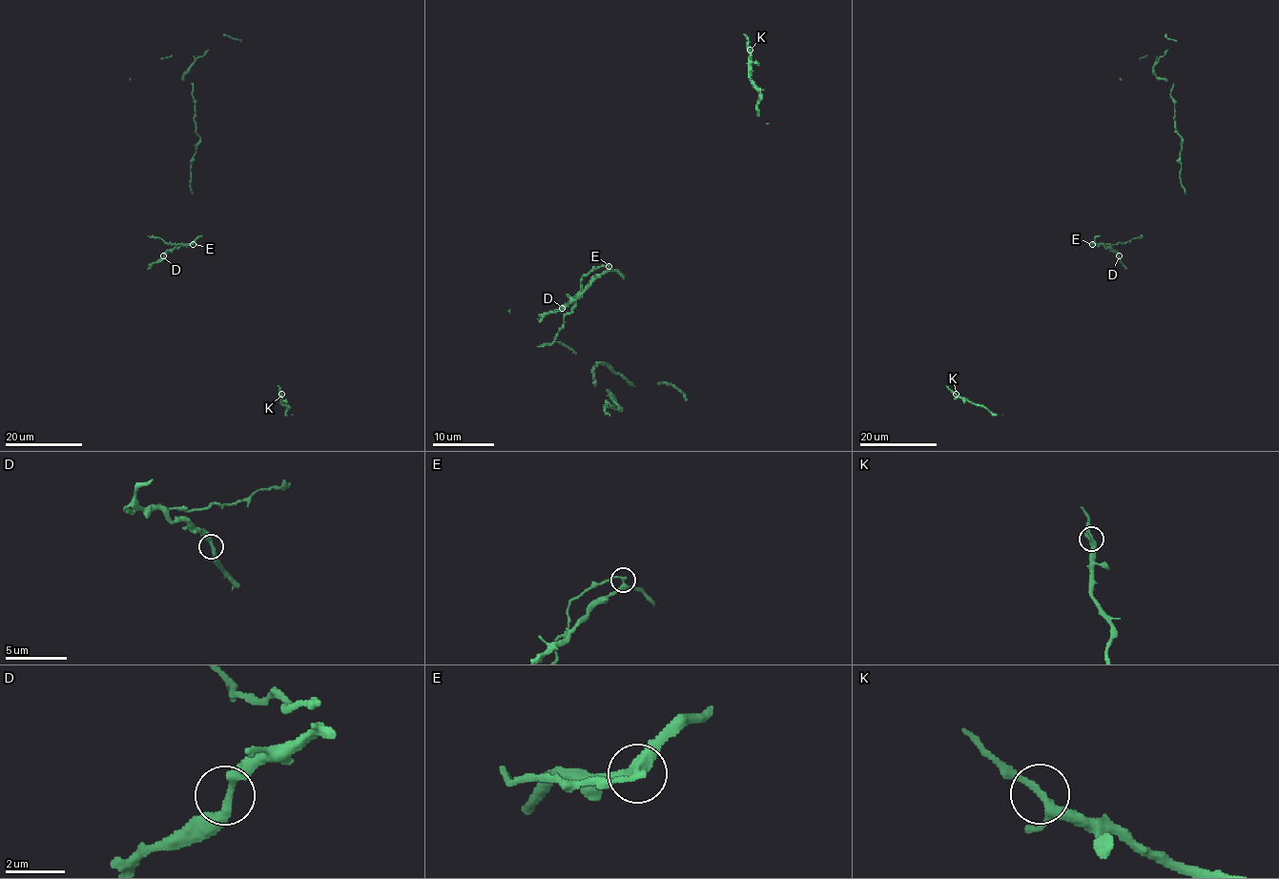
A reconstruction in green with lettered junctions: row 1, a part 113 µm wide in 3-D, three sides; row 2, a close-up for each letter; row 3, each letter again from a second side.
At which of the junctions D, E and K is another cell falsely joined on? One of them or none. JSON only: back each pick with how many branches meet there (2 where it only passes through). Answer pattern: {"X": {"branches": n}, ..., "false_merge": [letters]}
{"E": {"branches": 3}, "false_merge": ["E"]}

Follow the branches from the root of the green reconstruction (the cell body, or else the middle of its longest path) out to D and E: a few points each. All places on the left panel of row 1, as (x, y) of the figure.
D: (160, 237), (171, 244), (192, 243), (170, 249), (163, 255)
E: (160, 237), (171, 244), (192, 243)

